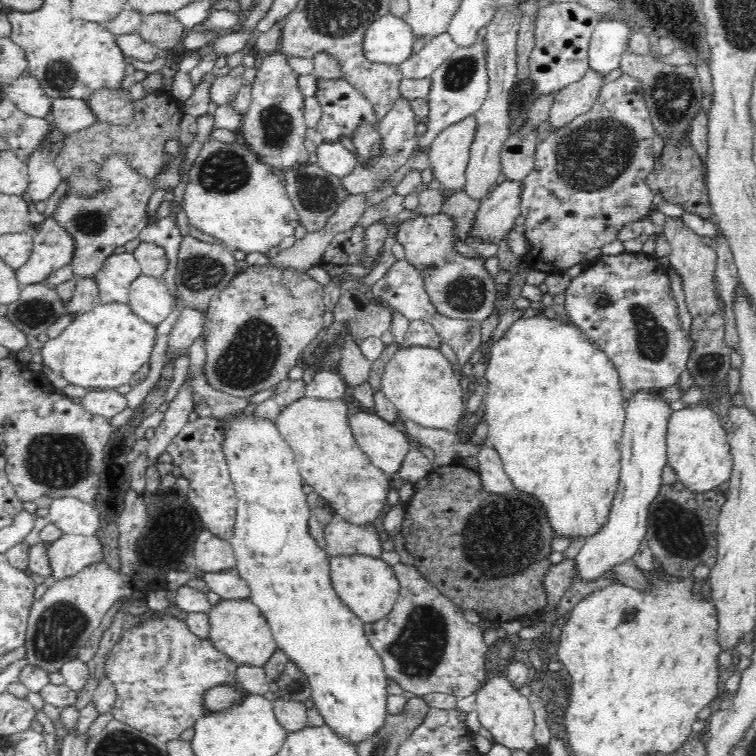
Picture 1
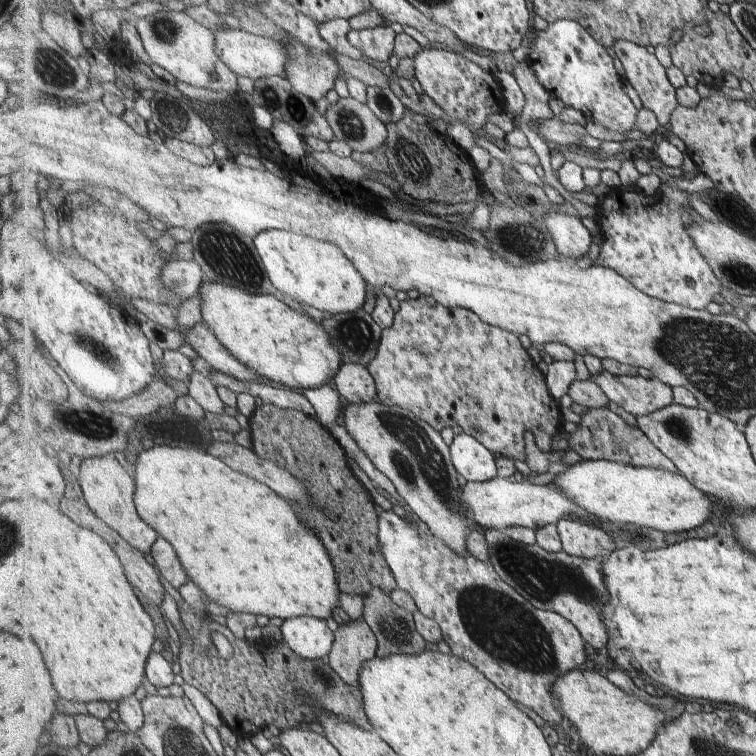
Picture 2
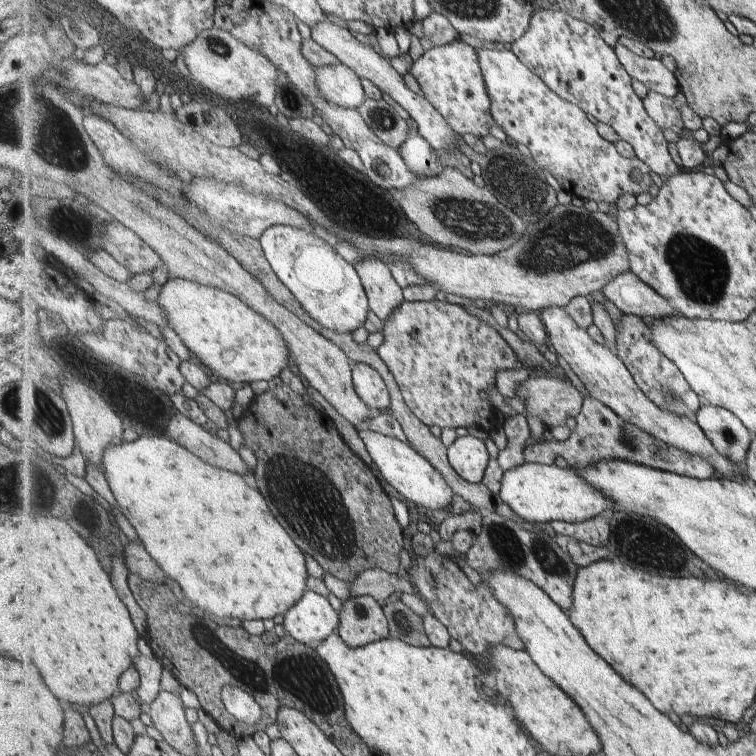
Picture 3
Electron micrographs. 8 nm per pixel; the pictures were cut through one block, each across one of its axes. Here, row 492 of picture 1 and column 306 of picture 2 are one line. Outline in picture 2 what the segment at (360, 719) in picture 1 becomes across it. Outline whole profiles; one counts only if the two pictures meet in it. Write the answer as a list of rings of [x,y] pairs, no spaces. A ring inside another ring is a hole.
[[[267,229],[254,238],[254,244],[275,288],[301,304],[332,315],[356,313],[364,308],[368,298],[368,281],[337,245],[286,229]]]

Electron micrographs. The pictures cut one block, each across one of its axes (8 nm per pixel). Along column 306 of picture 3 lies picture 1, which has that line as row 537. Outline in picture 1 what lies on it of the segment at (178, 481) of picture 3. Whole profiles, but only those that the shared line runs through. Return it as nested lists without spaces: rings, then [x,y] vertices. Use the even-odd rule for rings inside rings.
[[[541,315],[534,318],[516,320],[504,332],[500,340],[494,342],[492,352],[490,352],[488,364],[486,366],[485,377],[488,380],[488,392],[482,400],[481,415],[488,423],[488,441],[492,448],[498,453],[503,469],[508,475],[514,490],[519,490],[529,494],[543,510],[544,521],[552,529],[553,534],[558,538],[566,538],[568,542],[572,540],[591,539],[600,532],[600,529],[606,524],[612,502],[617,491],[617,480],[620,472],[620,438],[622,438],[622,429],[625,423],[625,407],[623,405],[624,395],[619,376],[615,367],[604,355],[590,342],[588,337],[584,336],[582,331],[573,323],[565,322],[560,318],[550,315]]]

